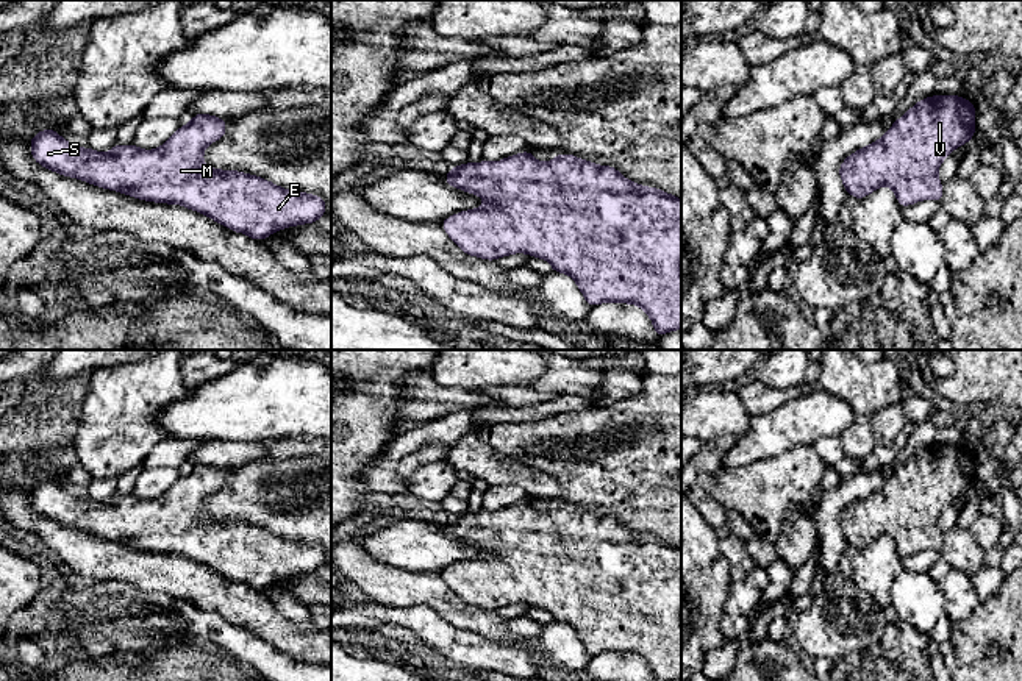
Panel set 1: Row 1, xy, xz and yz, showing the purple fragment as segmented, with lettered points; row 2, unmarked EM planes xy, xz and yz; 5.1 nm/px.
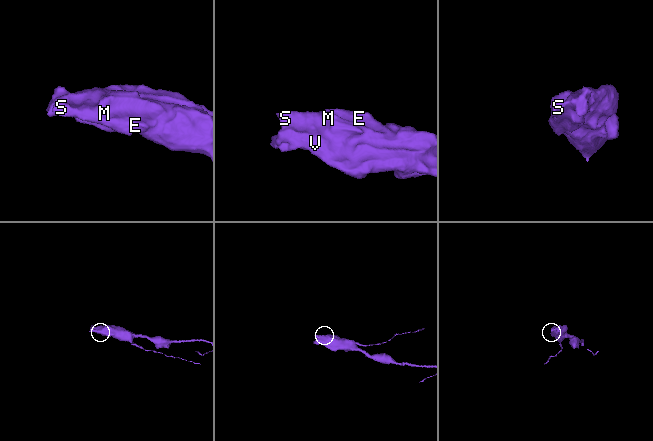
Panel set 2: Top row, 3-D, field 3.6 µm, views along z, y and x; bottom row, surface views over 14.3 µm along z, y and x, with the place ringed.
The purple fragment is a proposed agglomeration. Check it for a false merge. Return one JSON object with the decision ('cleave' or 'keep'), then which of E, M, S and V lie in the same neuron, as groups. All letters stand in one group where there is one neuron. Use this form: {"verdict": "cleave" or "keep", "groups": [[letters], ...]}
{"verdict": "keep", "groups": [["E", "M", "S", "V"]]}

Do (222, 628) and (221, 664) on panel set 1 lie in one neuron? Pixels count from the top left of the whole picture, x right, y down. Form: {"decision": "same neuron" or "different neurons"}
{"decision": "different neurons"}

